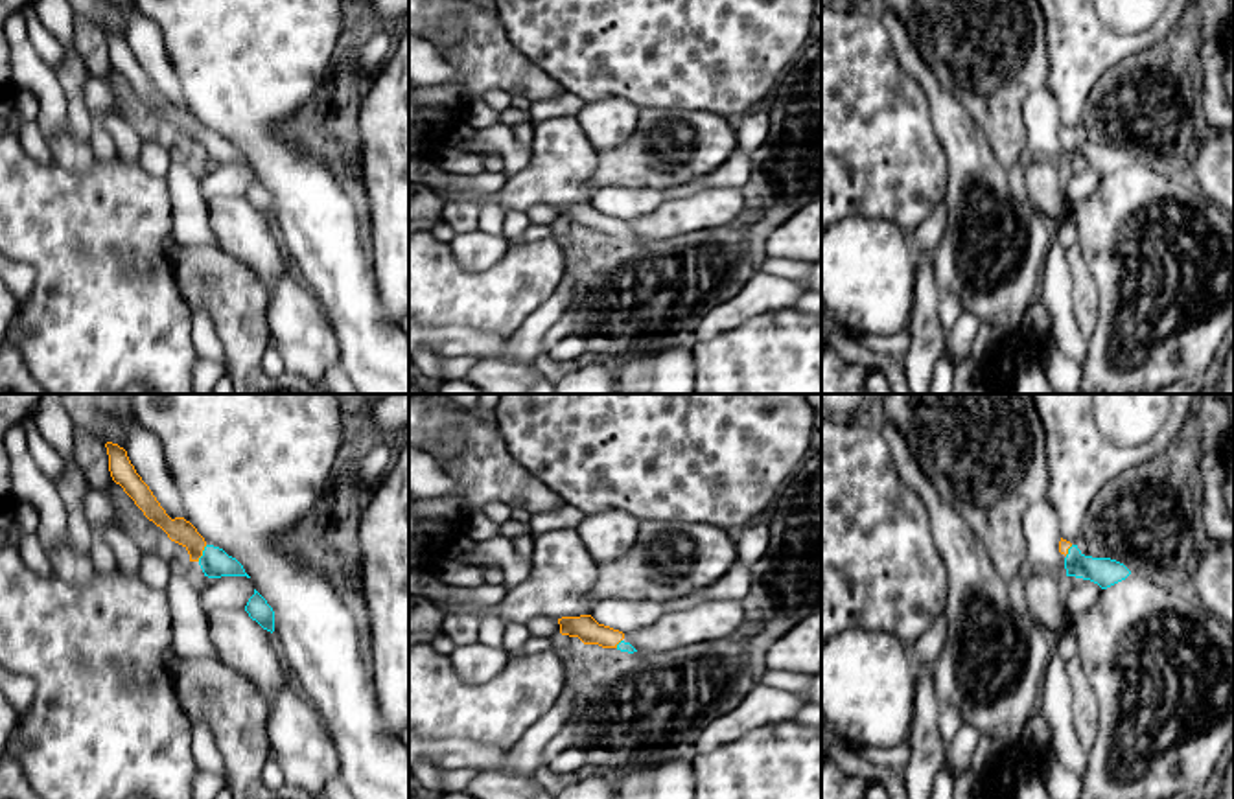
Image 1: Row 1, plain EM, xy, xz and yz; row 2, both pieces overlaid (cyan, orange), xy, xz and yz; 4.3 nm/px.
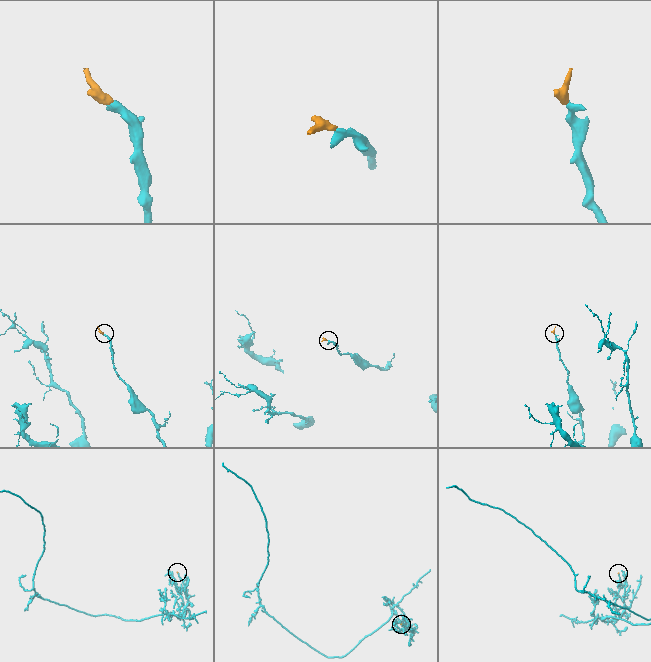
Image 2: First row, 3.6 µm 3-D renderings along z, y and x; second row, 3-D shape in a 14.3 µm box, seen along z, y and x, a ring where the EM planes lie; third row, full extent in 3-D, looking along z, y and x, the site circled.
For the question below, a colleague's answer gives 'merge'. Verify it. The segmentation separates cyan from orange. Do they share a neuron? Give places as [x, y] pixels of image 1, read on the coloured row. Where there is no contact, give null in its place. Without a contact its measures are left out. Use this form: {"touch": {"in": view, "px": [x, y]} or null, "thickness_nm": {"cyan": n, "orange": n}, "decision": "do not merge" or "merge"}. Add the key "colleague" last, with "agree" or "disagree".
{"touch": {"in": "xy", "px": [203, 553]}, "thickness_nm": {"cyan": 130, "orange": 110}, "decision": "merge", "colleague": "agree"}

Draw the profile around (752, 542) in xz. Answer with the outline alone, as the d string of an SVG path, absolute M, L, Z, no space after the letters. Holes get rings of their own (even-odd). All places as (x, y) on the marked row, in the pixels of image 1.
M766 519L737 530L735 543L739 560L753 567L768 550L770 530Z

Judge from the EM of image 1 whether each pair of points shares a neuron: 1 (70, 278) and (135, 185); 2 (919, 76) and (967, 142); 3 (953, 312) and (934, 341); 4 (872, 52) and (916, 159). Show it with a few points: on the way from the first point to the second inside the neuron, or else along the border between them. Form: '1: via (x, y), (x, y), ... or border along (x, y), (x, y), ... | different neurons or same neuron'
1: via (94, 254), (96, 238), (115, 220), (118, 208) | same neuron
2: via (936, 92), (954, 126) | same neuron
3: border along (942, 293), (938, 319), (947, 330) | different neurons
4: via (872, 78), (872, 115), (890, 133) | same neuron

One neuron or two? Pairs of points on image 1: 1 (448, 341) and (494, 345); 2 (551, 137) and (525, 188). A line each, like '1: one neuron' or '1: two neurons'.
1: one neuron
2: one neuron

